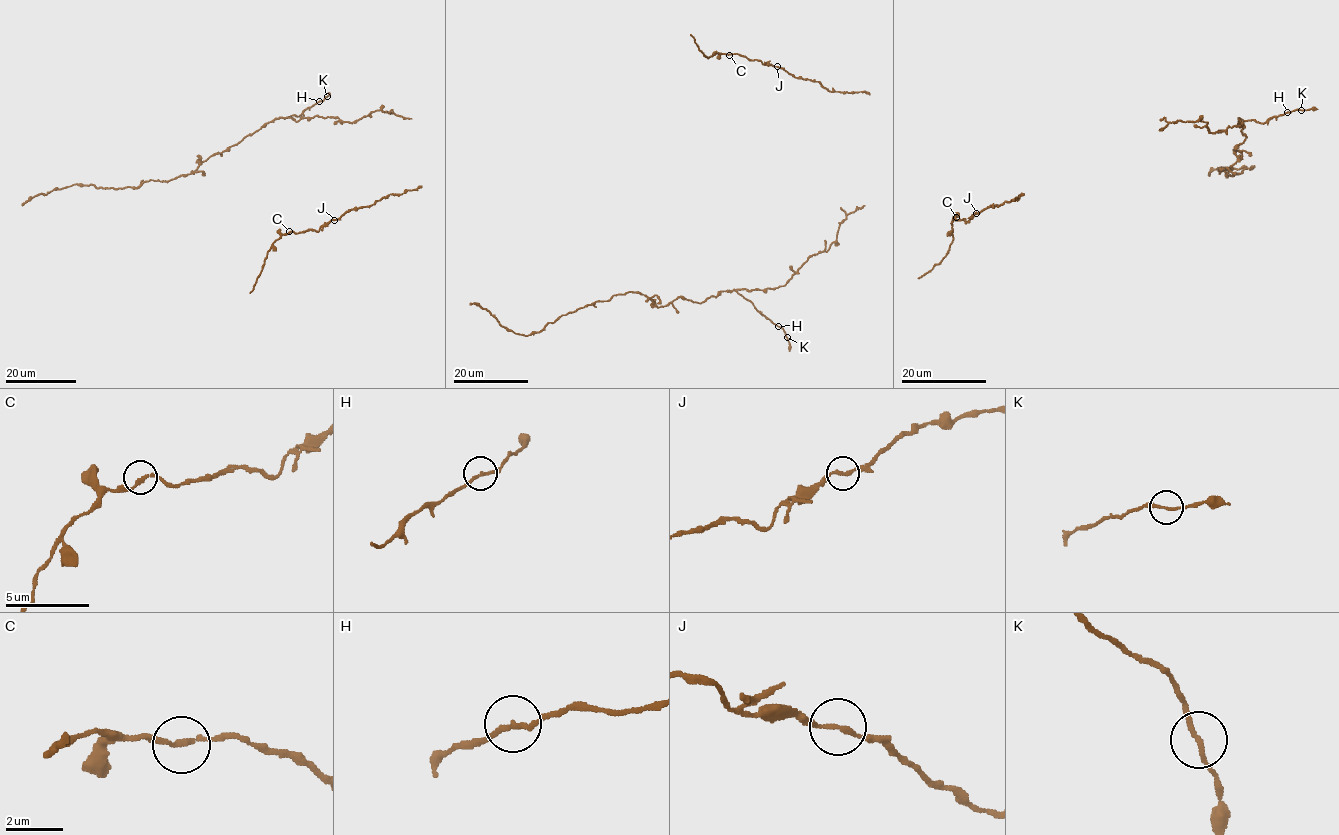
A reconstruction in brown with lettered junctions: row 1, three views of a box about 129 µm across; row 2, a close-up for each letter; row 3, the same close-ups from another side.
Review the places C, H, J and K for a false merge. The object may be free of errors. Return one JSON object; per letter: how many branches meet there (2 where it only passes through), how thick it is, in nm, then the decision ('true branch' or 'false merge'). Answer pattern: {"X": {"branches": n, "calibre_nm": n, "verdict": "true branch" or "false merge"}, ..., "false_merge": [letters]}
{"C": {"branches": 2, "calibre_nm": 160, "verdict": "true branch"}, "H": {"branches": 2, "calibre_nm": 160, "verdict": "true branch"}, "J": {"branches": 2, "calibre_nm": 160, "verdict": "true branch"}, "K": {"branches": 2, "calibre_nm": 160, "verdict": "true branch"}, "false_merge": []}

